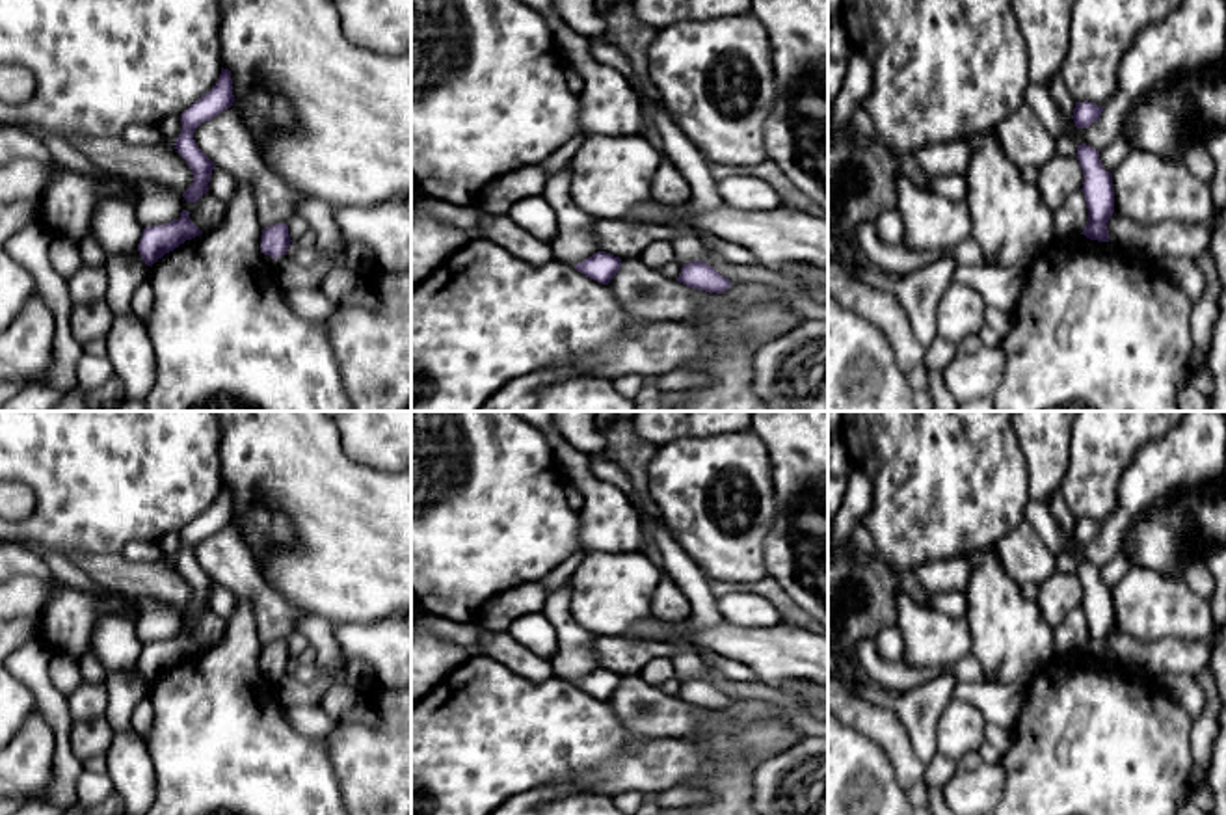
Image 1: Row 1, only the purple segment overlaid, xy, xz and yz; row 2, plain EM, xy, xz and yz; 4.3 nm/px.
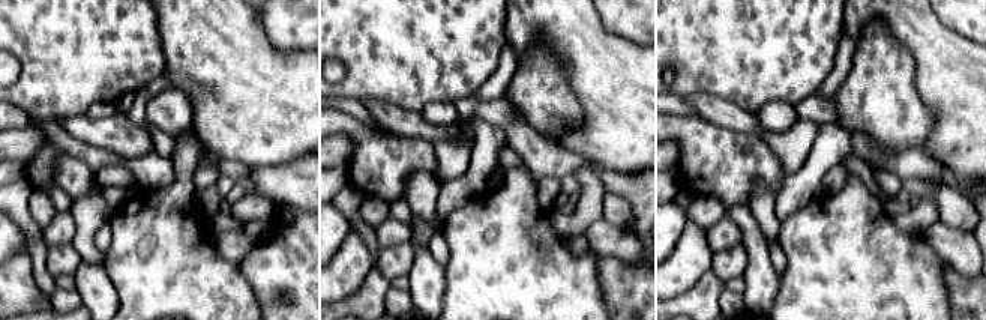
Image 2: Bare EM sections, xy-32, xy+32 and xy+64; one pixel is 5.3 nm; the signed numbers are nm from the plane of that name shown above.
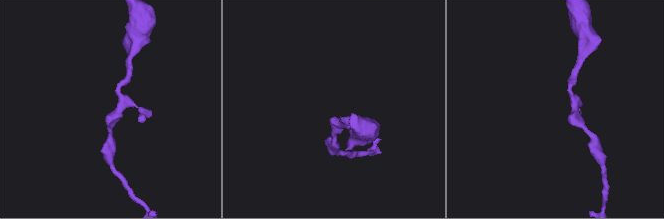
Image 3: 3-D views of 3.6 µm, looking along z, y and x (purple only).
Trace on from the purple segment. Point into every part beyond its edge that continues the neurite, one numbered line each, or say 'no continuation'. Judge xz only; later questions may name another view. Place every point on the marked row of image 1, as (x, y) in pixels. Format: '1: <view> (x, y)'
no continuation

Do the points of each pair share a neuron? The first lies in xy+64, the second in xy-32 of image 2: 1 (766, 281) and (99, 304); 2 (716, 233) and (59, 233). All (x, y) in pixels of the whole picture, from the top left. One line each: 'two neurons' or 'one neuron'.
1: one neuron
2: one neuron

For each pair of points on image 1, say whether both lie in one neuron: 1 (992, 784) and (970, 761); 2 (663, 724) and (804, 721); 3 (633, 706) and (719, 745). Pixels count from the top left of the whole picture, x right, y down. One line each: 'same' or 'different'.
1: different
2: different
3: different

